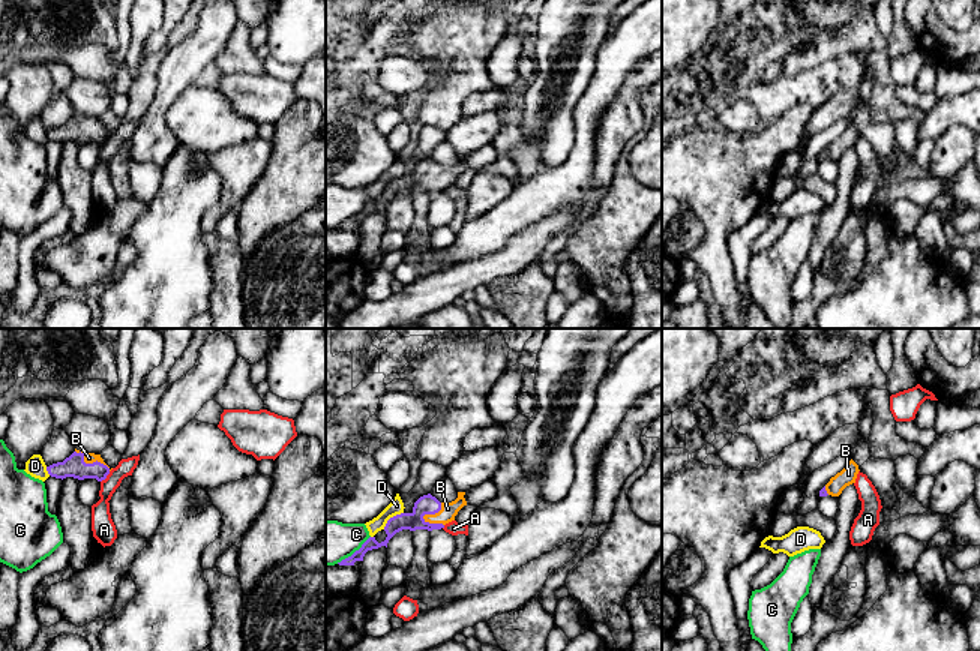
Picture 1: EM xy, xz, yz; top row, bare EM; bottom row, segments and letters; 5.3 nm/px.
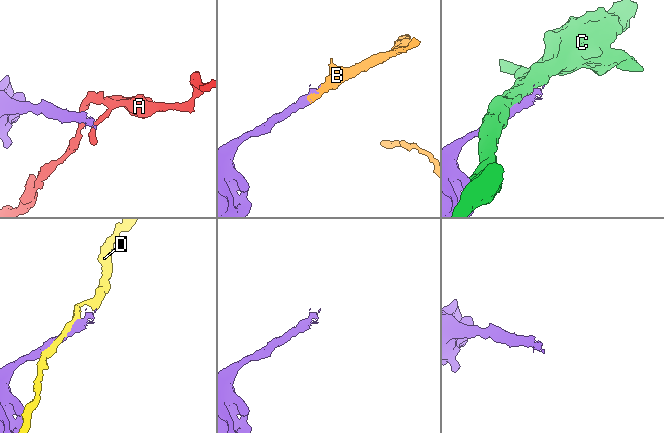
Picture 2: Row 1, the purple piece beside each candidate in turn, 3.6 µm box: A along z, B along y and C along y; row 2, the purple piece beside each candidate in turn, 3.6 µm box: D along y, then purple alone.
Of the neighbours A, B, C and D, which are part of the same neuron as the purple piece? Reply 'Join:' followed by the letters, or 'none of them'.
Join: B

